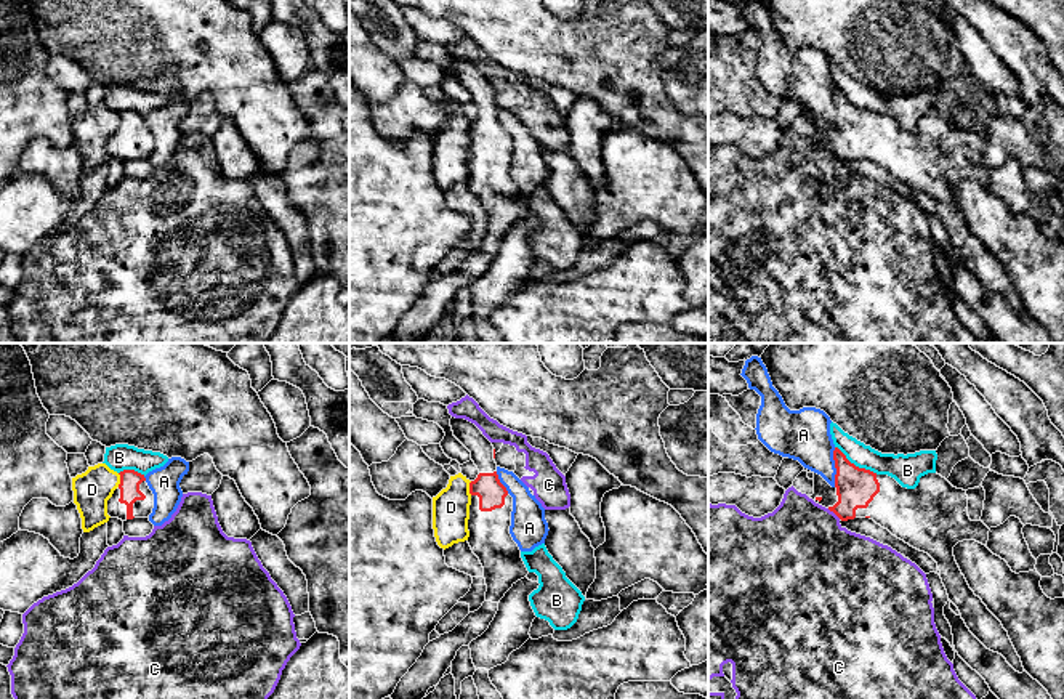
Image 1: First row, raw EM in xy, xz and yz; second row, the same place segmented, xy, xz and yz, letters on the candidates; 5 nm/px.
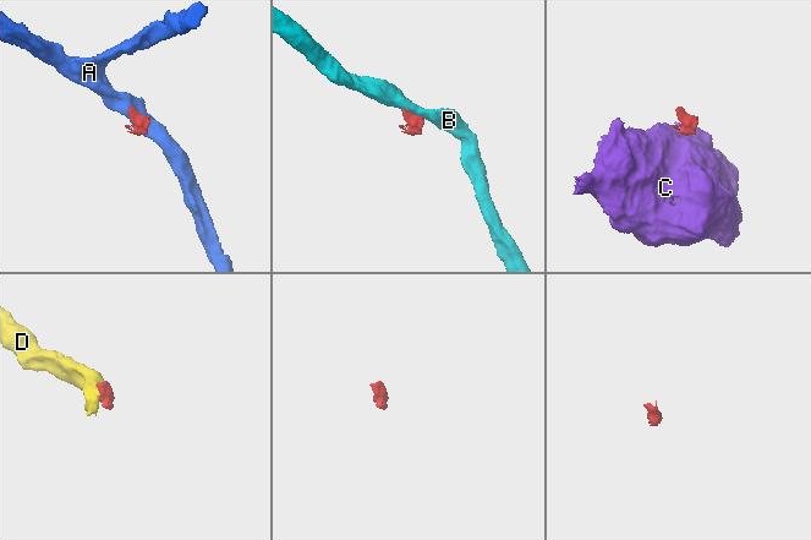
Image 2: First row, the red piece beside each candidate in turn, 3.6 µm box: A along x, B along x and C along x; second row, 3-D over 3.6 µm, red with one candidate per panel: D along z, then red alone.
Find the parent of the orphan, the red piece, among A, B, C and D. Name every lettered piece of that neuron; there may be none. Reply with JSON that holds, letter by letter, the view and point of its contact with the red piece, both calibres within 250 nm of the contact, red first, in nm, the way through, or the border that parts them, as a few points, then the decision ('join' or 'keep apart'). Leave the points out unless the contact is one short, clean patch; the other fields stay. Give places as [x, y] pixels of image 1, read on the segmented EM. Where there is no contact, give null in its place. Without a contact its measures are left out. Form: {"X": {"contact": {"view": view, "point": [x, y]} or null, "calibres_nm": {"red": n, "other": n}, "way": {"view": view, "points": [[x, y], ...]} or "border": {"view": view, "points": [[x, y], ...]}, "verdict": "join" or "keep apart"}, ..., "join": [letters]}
{"A": {"contact": {"view": "yz", "point": [835, 467]}, "calibres_nm": {"red": 200, "other": 260}, "border": {"view": "yz", "points": [[835, 448], [834, 486]]}, "verdict": "keep apart"}, "B": {"contact": {"view": "yz", "point": [854, 465]}, "calibres_nm": {"red": 200, "other": 140}, "border": {"view": "yz", "points": [[835, 446], [856, 465], [877, 473]]}, "verdict": "keep apart"}, "C": {"contact": {"view": "yz", "point": [834, 512]}, "calibres_nm": {"red": 200, "other": 460}, "border": {"view": "yz", "points": [[827, 509], [840, 518]]}, "verdict": "keep apart"}, "D": {"contact": {"view": "xy", "point": [120, 480]}, "calibres_nm": {"red": 110, "other": 190}, "border": {"view": "xy", "points": [[117, 473], [119, 486]]}, "verdict": "keep apart"}, "join": []}

